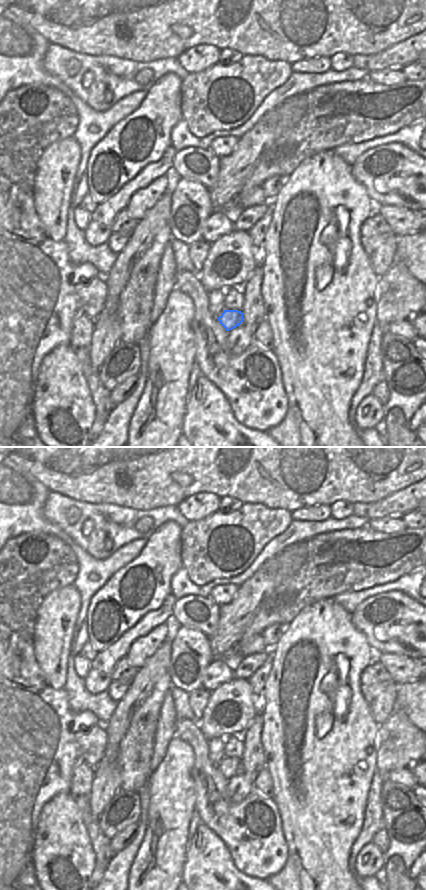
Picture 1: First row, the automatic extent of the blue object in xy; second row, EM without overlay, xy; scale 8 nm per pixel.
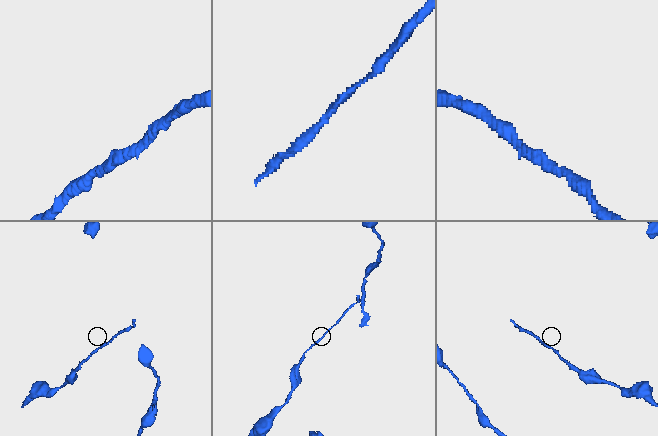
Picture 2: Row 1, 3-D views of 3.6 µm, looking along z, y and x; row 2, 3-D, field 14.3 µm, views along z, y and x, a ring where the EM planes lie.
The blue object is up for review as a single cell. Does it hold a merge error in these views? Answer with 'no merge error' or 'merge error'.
no merge error

